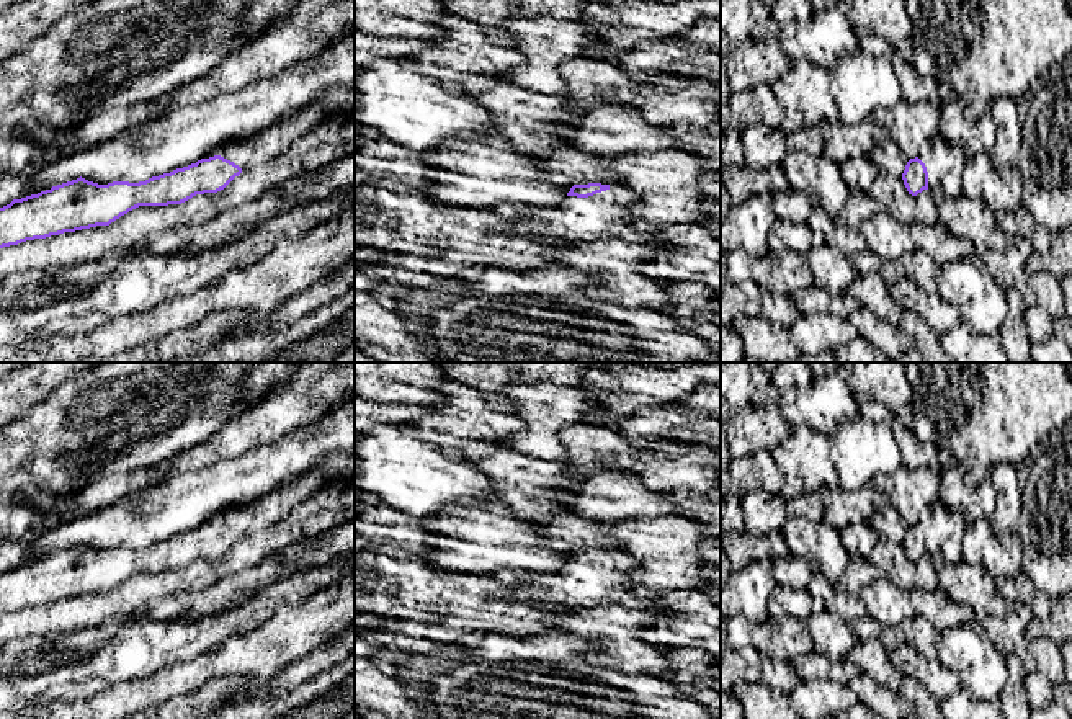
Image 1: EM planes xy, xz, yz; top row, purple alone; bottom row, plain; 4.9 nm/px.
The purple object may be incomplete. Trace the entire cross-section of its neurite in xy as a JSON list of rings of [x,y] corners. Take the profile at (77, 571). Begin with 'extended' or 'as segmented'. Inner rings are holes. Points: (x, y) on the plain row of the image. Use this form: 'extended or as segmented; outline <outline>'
extended; outline [[[317,464],[247,505],[222,507],[183,534],[145,547],[98,551],[77,544],[13,565],[0,574],[0,614],[96,592],[109,592],[139,572],[181,570],[196,560],[217,559],[235,543],[283,520],[324,485],[342,480]]]

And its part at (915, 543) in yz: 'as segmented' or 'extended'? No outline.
extended

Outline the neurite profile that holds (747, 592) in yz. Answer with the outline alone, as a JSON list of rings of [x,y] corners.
[[[755,559],[742,570],[734,570],[721,585],[721,616],[745,616],[755,624],[768,621],[768,601],[776,588],[770,564]]]

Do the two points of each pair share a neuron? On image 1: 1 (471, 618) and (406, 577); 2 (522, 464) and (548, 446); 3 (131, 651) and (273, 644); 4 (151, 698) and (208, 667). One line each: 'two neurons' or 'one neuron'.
1: one neuron
2: two neurons
3: two neurons
4: one neuron

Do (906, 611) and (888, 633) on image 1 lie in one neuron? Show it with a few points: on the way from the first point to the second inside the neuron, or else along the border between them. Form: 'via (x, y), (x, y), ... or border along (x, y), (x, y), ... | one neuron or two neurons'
border along (868, 615), (883, 626), (901, 626) | two neurons

